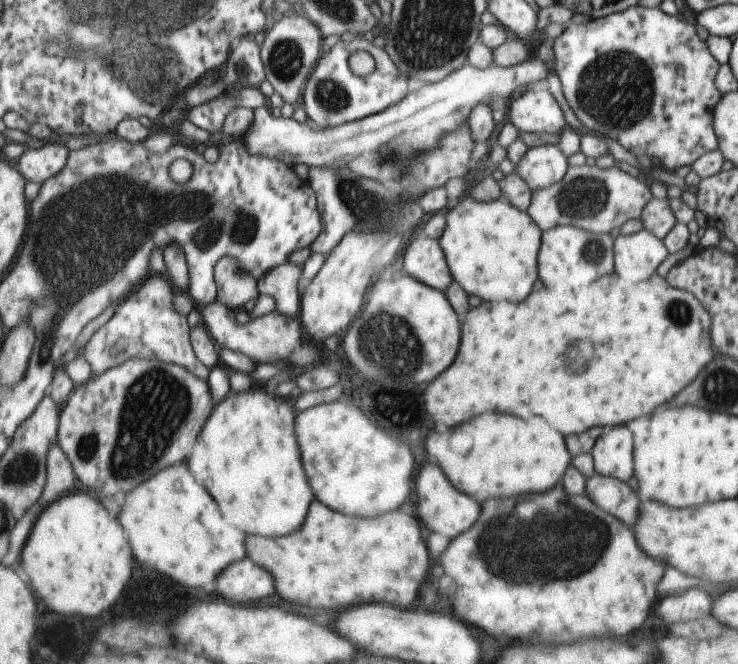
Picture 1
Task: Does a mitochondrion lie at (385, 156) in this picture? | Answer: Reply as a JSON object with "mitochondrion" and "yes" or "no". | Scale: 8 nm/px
{"mitochondrion":"yes"}

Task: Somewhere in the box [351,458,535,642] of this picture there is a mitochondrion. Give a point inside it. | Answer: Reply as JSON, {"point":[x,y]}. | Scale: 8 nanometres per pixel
{"point":[493,547]}

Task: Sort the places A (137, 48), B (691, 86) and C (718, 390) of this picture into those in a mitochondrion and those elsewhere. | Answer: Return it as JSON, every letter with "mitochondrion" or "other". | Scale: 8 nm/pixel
{"A":"mitochondrion","B":"other","C":"mitochondrion"}

